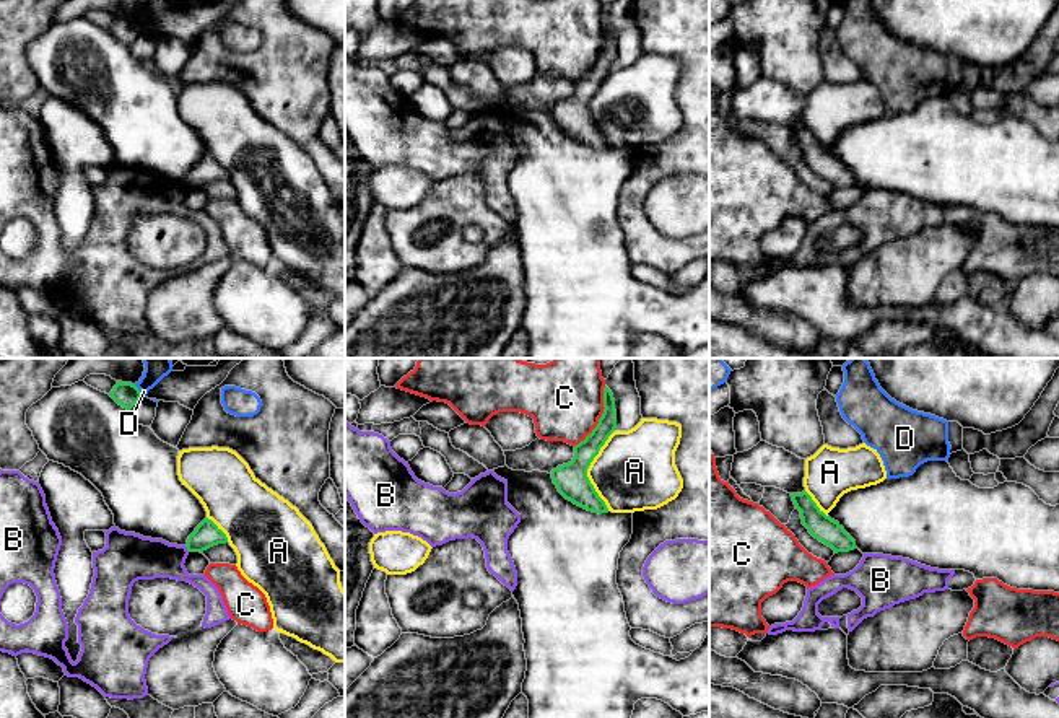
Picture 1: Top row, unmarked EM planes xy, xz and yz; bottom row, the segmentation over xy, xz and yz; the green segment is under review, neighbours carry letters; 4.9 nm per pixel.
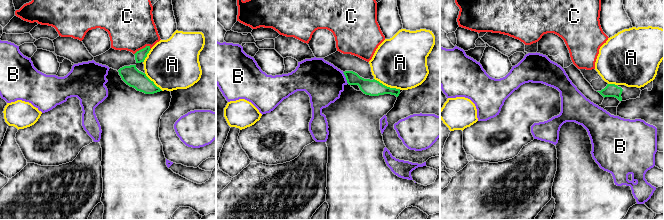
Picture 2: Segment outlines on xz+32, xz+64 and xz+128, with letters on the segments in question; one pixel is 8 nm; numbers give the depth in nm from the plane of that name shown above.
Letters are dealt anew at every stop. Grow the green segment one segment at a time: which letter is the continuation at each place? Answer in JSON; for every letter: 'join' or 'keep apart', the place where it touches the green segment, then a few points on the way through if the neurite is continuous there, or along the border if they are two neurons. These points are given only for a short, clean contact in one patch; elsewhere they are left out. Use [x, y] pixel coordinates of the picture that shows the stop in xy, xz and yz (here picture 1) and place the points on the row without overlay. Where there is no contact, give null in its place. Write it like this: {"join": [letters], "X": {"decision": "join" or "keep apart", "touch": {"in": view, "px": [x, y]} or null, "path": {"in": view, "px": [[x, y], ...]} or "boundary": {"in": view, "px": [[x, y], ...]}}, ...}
{"join": [], "A": {"decision": "keep apart", "touch": {"in": "xz", "px": [586, 106]}}, "B": {"decision": "keep apart", "touch": {"in": "xy", "px": [187, 184]}, "boundary": {"in": "xy", "px": [[184, 181], [189, 186]]}}, "C": {"decision": "keep apart", "touch": {"in": "xz", "px": [601, 52]}}, "D": {"decision": "keep apart", "touch": {"in": "xy", "px": [139, 25]}}}

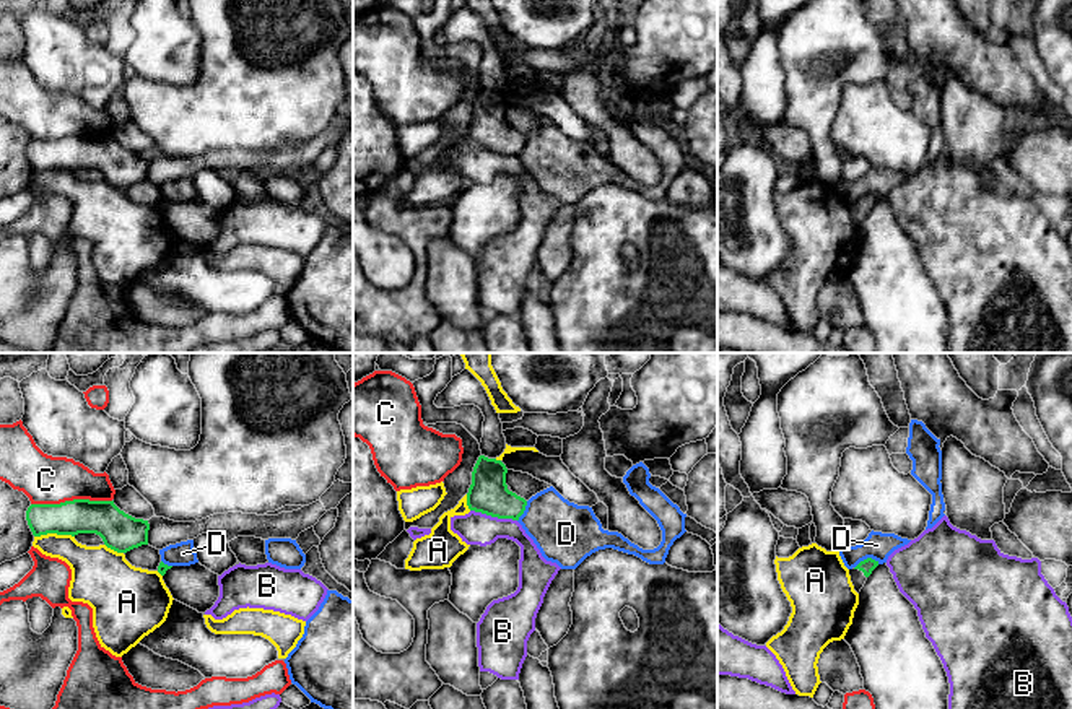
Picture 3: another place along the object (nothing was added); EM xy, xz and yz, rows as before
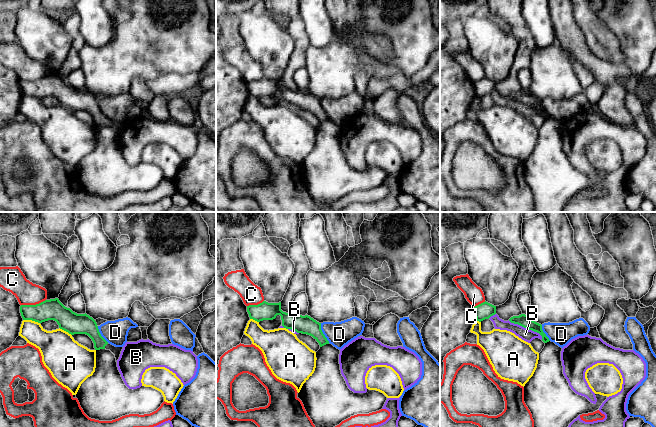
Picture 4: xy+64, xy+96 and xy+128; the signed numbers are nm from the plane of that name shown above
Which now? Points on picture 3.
{"join": [], "A": {"decision": "keep apart", "touch": {"in": "xy", "px": [54, 168]}}, "B": {"decision": "keep apart", "touch": {"in": "xz", "px": [493, 152]}}, "C": {"decision": "keep apart", "touch": {"in": "xy", "px": [70, 137]}}, "D": {"decision": "keep apart", "touch": {"in": "yz", "px": [867, 194]}, "boundary": {"in": "yz", "px": [[879, 197], [864, 194], [854, 204]]}}}

